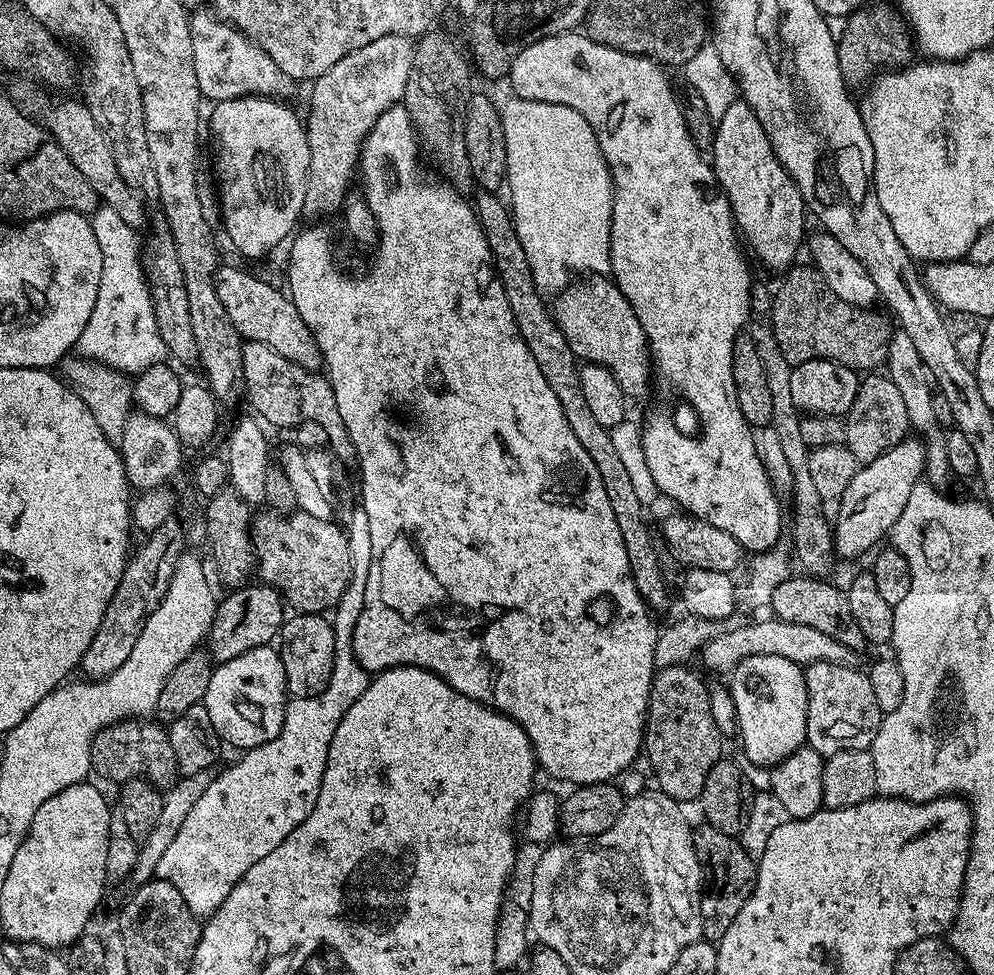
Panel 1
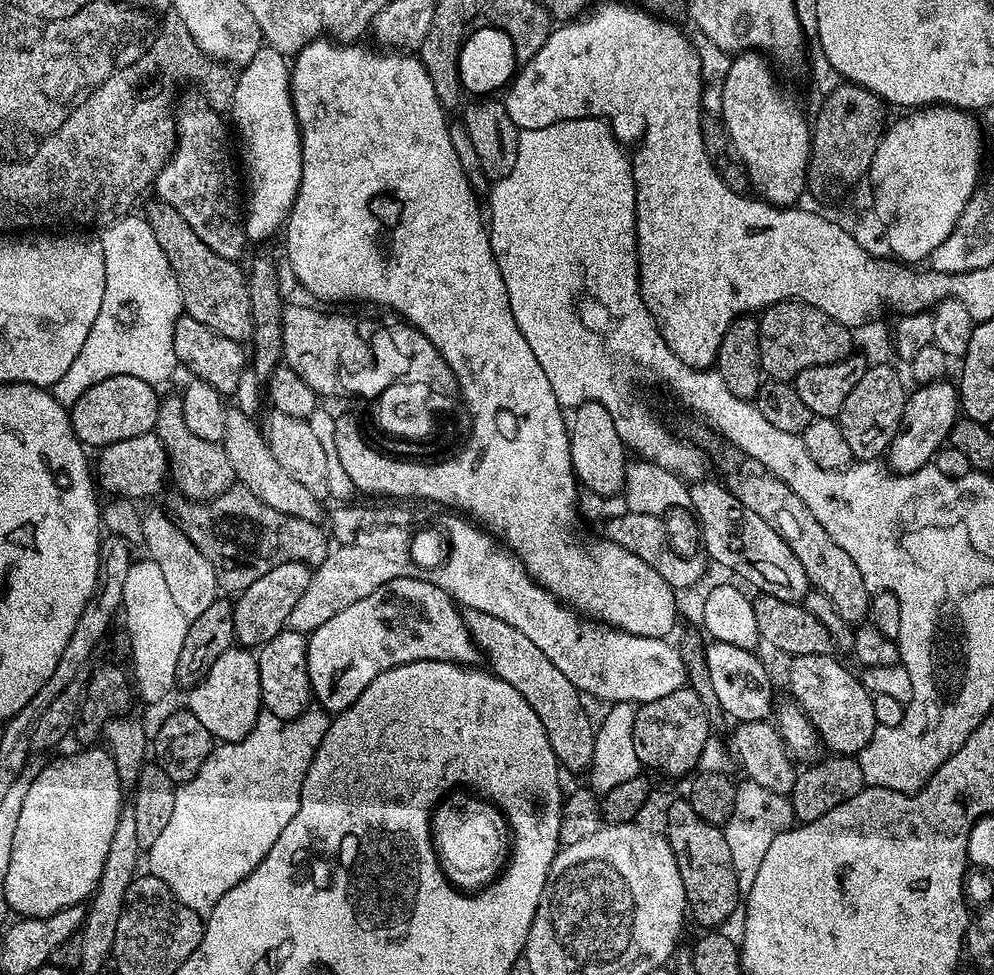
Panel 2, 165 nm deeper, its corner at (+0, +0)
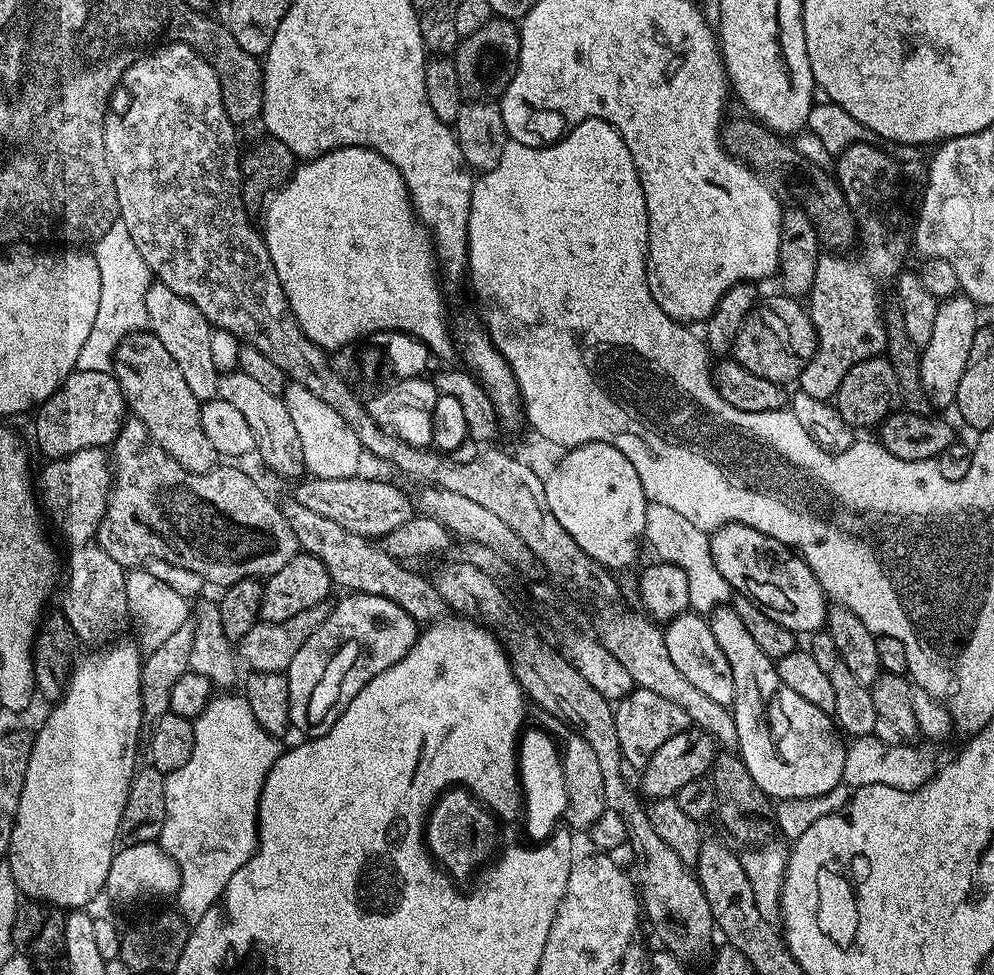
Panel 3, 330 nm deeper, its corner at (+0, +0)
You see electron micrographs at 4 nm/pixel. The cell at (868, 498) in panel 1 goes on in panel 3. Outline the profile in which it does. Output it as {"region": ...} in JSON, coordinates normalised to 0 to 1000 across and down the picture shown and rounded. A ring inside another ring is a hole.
{"region":[[[969,302],[955,304],[945,309],[940,338],[937,339],[936,349],[928,356],[926,362],[928,396],[939,419],[957,419],[961,415],[964,392],[968,392],[968,384],[972,381],[972,371],[976,367],[976,355],[980,352],[980,343],[984,335],[982,320],[984,313]]]}

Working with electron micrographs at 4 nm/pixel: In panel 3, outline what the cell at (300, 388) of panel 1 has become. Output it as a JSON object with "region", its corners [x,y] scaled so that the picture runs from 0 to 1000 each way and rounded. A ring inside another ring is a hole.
{"region":[[[160,289],[151,291],[147,297],[147,322],[149,323],[148,335],[171,359],[171,367],[179,371],[179,379],[183,379],[183,388],[187,388],[195,408],[202,412],[214,409],[219,400],[222,385],[215,375],[215,366],[211,364],[211,343],[213,333],[191,309],[180,305],[171,297],[171,293]]]}

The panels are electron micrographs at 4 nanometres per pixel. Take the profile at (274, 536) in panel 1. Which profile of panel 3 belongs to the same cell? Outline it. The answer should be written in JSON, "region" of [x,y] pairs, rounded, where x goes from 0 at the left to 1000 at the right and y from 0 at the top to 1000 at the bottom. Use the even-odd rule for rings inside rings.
{"region":[[[126,430],[120,445],[111,456],[111,476],[115,481],[113,504],[109,506],[109,517],[105,521],[105,530],[97,545],[96,557],[100,558],[103,564],[107,564],[107,568],[111,568],[111,572],[115,572],[115,576],[119,576],[127,585],[132,585],[156,572],[171,576],[175,581],[183,581],[192,587],[198,587],[210,600],[228,601],[240,595],[275,591],[280,585],[284,585],[284,581],[288,581],[288,576],[292,576],[292,572],[296,572],[303,565],[300,552],[296,548],[296,544],[292,544],[292,535],[288,535],[283,518],[281,516],[278,518],[243,481],[218,478],[209,484],[187,482],[183,478],[179,478],[179,474],[175,474],[175,470],[171,470],[167,466],[167,462],[163,462],[163,457],[159,457],[149,448],[147,437],[141,431]]]}

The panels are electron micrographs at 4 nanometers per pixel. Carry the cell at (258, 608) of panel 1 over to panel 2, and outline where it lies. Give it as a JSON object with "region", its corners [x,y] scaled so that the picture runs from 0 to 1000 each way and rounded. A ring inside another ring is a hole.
{"region":[[[284,576],[284,581],[276,581],[276,585],[264,589],[260,597],[252,597],[249,604],[236,612],[233,622],[236,659],[254,667],[287,647],[292,626],[296,626],[300,613],[304,613],[308,601],[312,601],[313,592],[314,583],[311,579],[304,576]]]}

